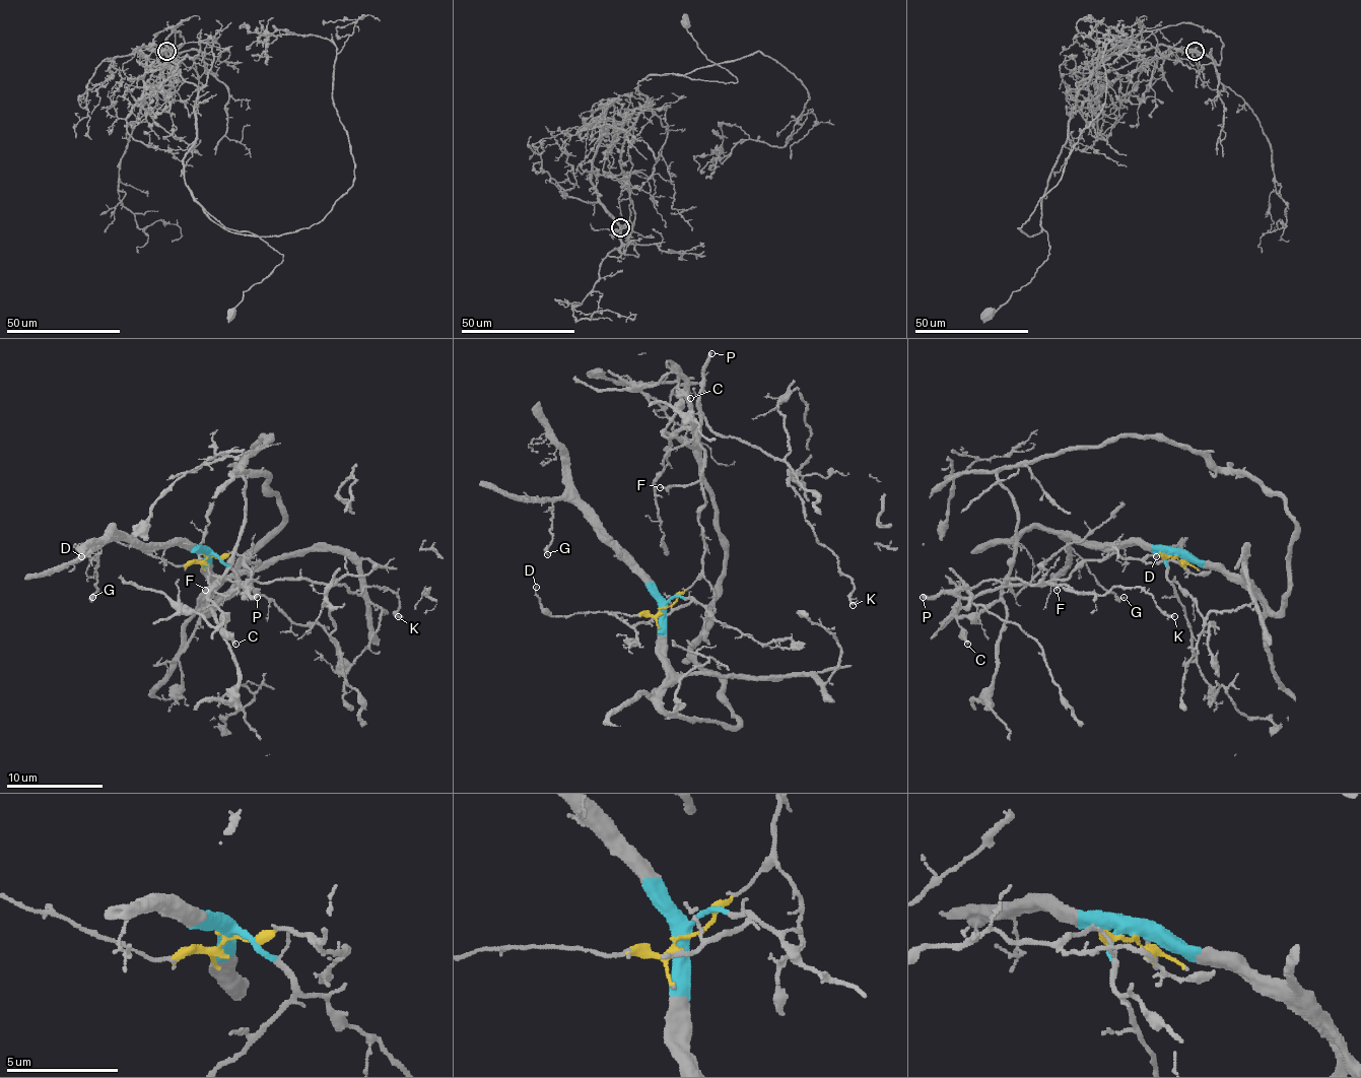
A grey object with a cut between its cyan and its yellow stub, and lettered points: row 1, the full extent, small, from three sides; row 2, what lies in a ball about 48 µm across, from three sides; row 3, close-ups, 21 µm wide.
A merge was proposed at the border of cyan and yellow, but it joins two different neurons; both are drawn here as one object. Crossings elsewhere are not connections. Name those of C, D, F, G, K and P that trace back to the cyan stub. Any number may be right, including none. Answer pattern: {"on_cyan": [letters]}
{"on_cyan": ["C", "G"]}

